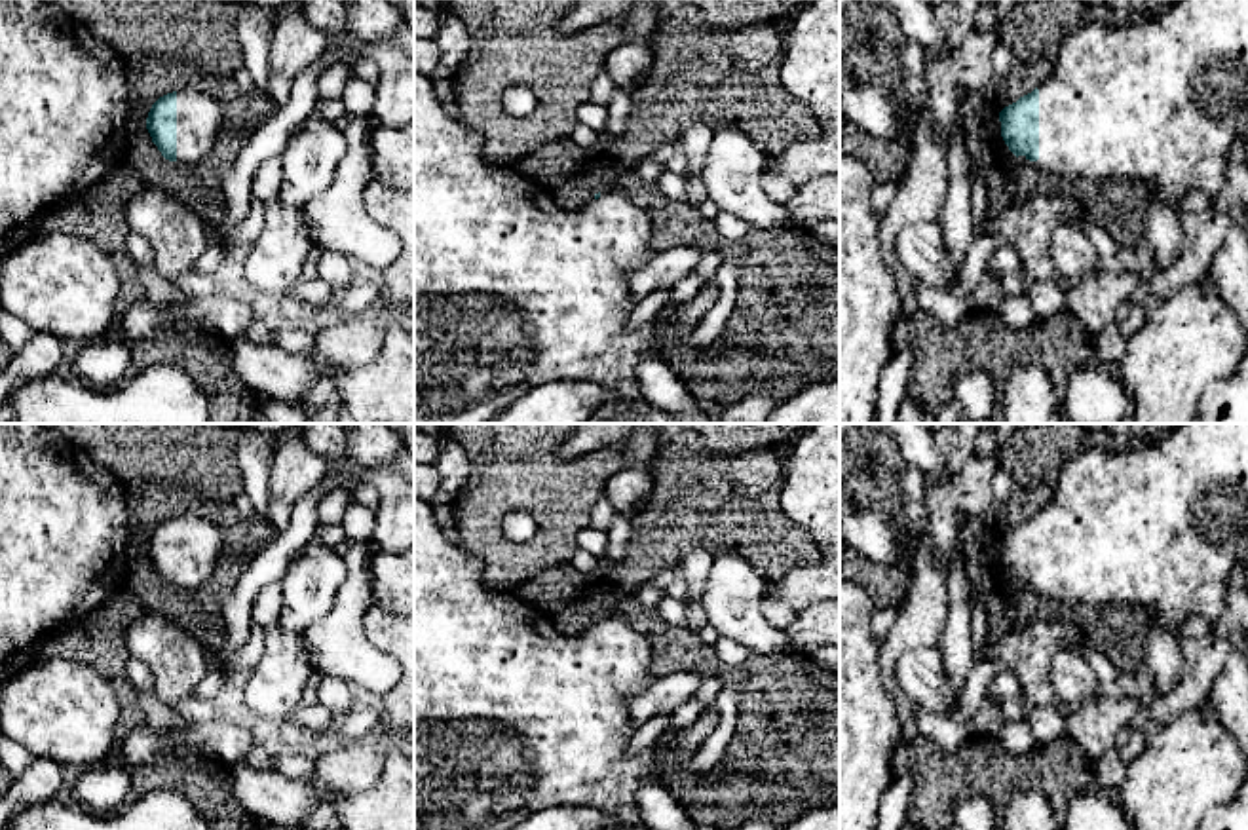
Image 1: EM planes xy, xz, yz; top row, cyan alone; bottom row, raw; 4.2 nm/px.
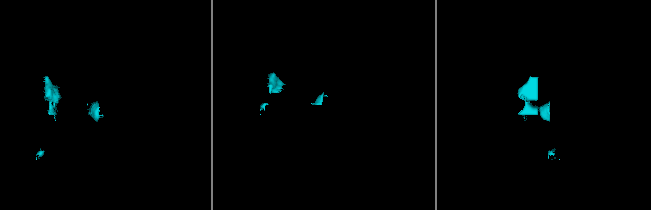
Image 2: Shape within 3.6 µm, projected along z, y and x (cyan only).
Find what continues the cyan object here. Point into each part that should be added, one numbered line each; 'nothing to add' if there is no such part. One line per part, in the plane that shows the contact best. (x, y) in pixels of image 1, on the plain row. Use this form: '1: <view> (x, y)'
1: yz (1159, 527)

